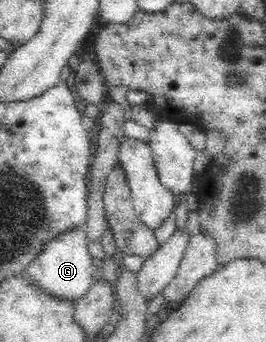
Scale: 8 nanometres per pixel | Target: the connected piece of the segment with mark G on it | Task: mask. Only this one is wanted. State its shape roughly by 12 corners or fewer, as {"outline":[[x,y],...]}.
{"outline":[[86,232],[47,243],[21,275],[75,304],[92,286]]}

